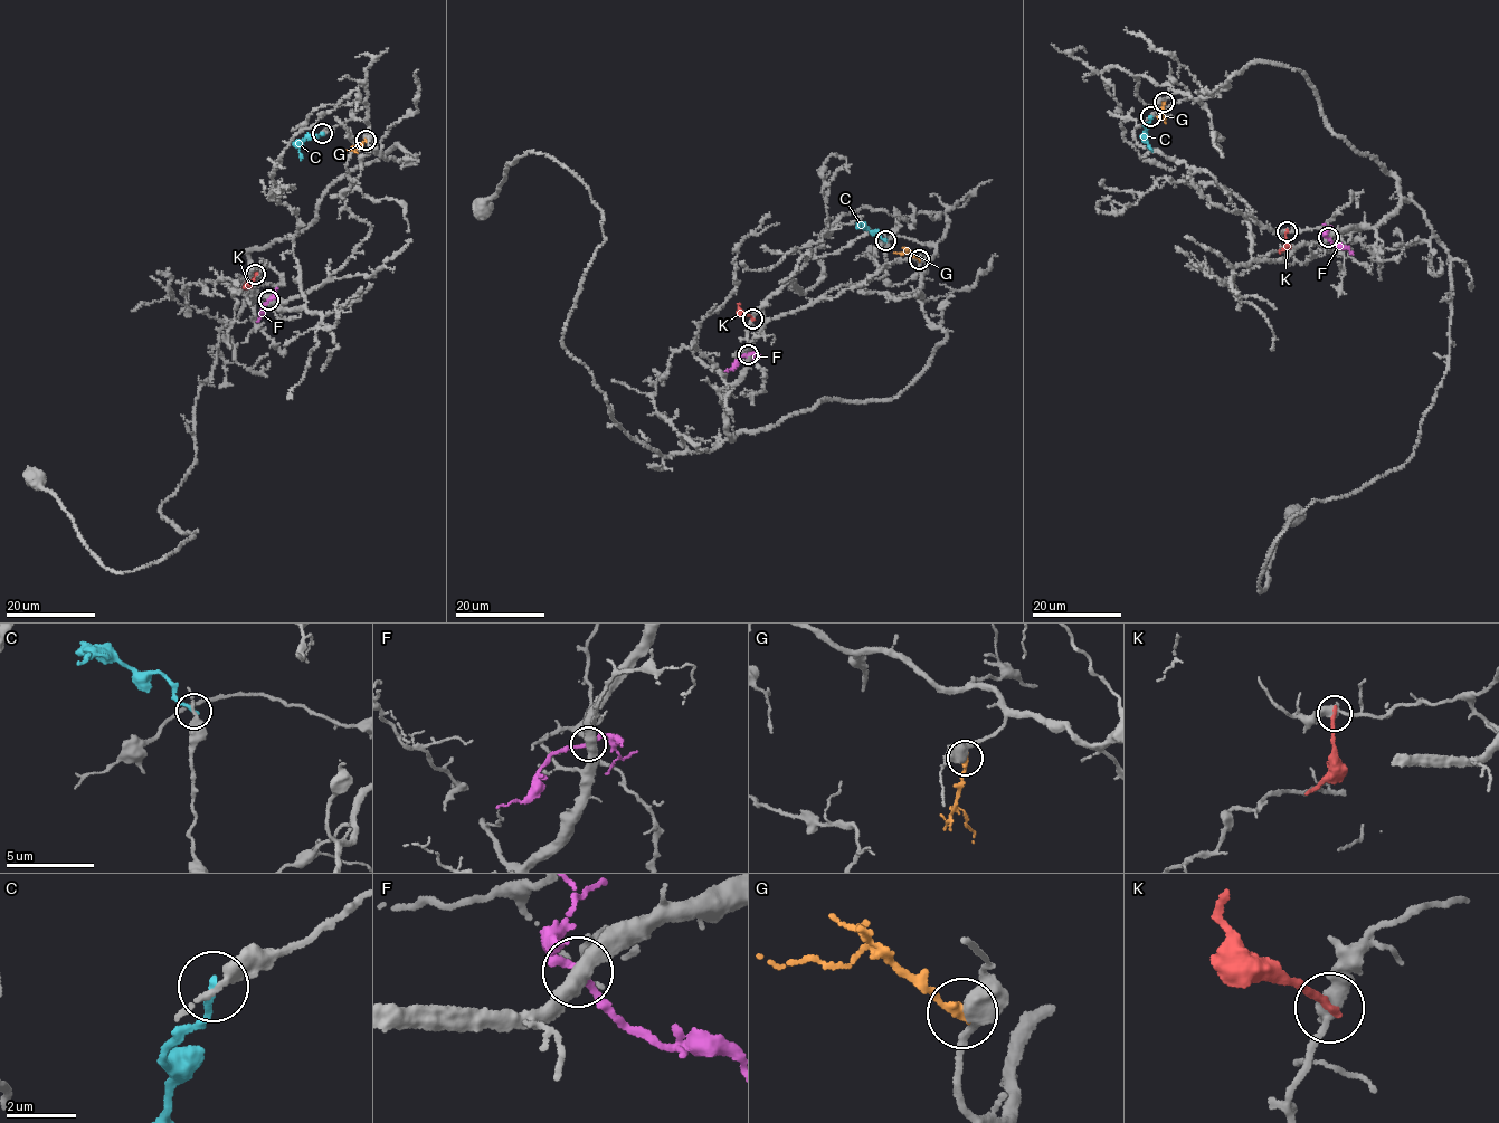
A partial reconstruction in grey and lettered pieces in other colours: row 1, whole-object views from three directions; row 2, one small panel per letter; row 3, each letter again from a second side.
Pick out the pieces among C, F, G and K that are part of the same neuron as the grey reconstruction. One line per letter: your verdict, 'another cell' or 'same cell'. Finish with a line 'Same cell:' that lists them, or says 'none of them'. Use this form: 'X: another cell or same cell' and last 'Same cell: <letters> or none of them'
C: another cell
F: another cell
G: another cell
K: another cell
Same cell: none of them

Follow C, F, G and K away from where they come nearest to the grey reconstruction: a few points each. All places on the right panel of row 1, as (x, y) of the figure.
C: (1150, 116), (1145, 133), (1153, 151)
F: (1328, 238), (1354, 255)
G: (1163, 103), (1159, 115), (1165, 124)
K: (1287, 231), (1287, 240), (1279, 251)

